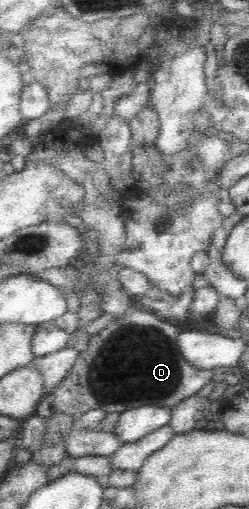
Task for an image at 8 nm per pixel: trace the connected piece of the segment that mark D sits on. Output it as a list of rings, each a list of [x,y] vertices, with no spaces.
[[[131,307],[126,314],[116,317],[114,322],[110,322],[104,330],[90,338],[90,344],[84,352],[79,352],[68,376],[52,392],[43,395],[38,403],[36,414],[44,419],[59,412],[66,414],[74,424],[79,425],[78,420],[86,414],[86,411],[94,410],[94,408],[101,408],[107,413],[121,413],[123,410],[137,406],[168,406],[171,408],[181,400],[196,395],[212,381],[214,373],[211,370],[194,368],[179,351],[176,336],[178,336],[178,330],[166,320],[160,320],[150,311]]]

